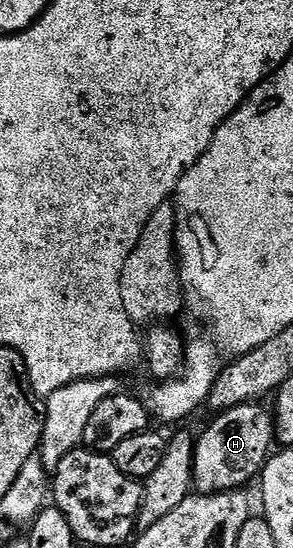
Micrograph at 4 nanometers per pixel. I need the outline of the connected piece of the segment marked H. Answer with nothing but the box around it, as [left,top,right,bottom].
[194,402,275,494]

